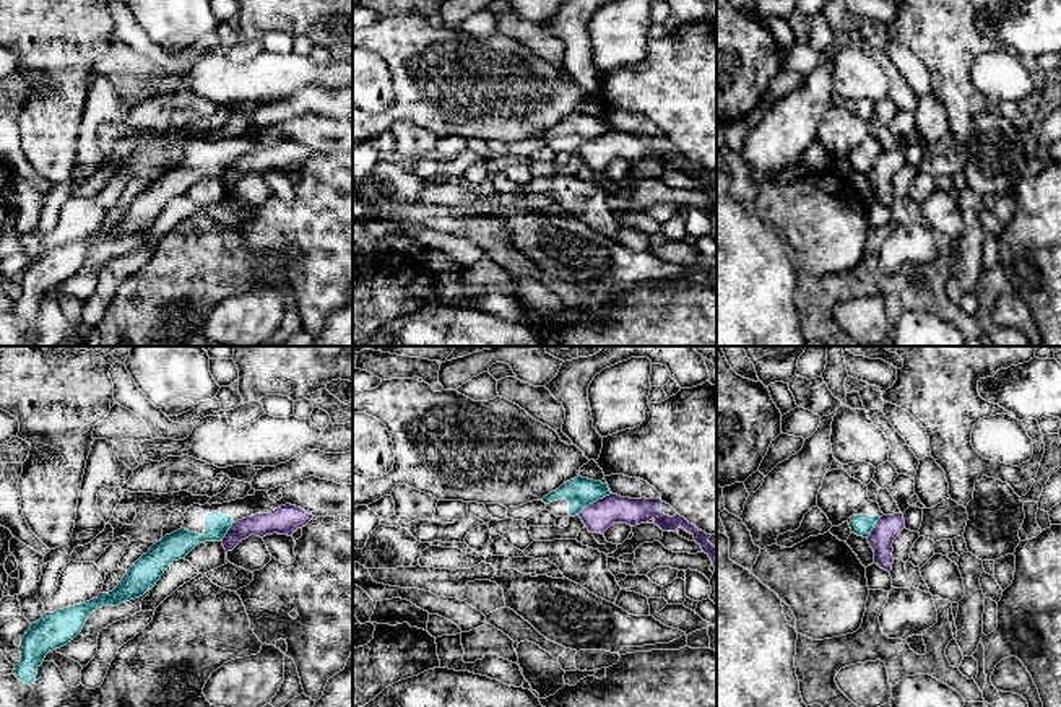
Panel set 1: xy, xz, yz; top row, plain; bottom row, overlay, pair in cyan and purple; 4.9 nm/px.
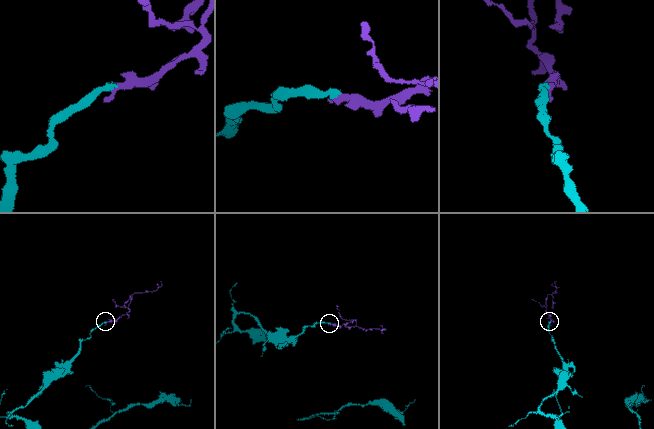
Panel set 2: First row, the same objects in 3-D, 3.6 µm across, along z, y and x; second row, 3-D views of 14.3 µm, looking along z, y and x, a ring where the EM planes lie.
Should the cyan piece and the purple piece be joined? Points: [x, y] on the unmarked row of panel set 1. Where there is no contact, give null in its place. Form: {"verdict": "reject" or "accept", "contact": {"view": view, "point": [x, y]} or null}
{"verdict": "reject", "contact": {"view": "xz", "point": [593, 137]}}

